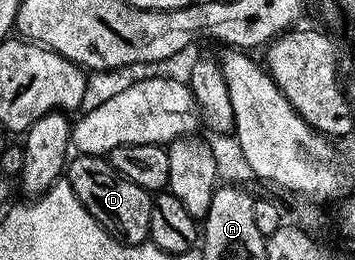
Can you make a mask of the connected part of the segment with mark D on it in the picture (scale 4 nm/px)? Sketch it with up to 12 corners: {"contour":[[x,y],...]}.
{"contour":[[75,155],[64,178],[124,244],[145,244],[151,193],[101,156]]}

